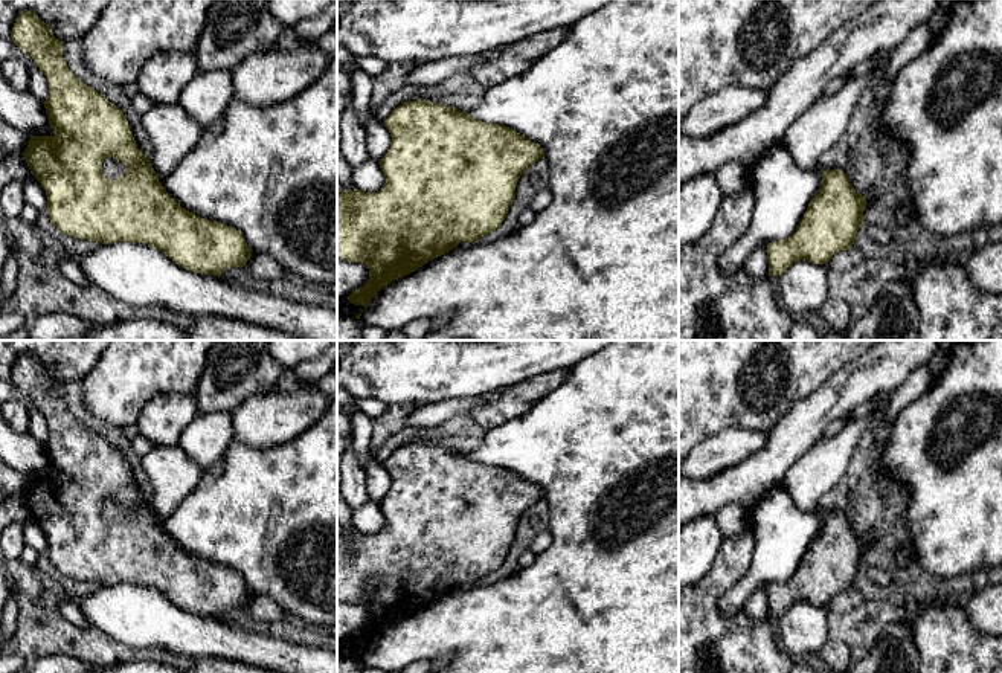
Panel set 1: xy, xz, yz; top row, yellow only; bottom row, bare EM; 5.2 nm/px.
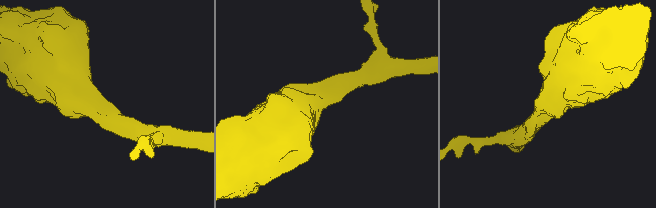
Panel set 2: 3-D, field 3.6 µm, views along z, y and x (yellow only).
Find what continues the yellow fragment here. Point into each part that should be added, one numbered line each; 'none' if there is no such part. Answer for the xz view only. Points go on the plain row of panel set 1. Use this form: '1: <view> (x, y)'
none

